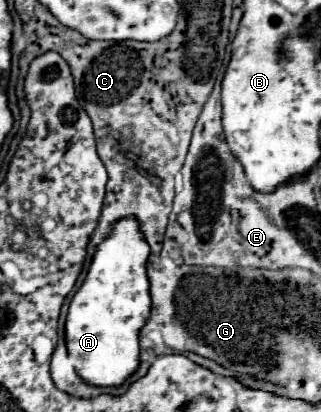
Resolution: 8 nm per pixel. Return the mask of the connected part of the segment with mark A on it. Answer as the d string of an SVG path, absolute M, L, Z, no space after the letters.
M136 219L118 221L112 227L112 237L108 237L102 245L98 245L86 281L70 303L66 319L68 355L76 367L76 373L80 373L80 377L84 377L84 381L88 381L90 385L120 385L138 367L138 353L140 353L138 331L150 315L150 291L146 277L148 253L150 247L144 241L144 237L140 237L138 221Z

